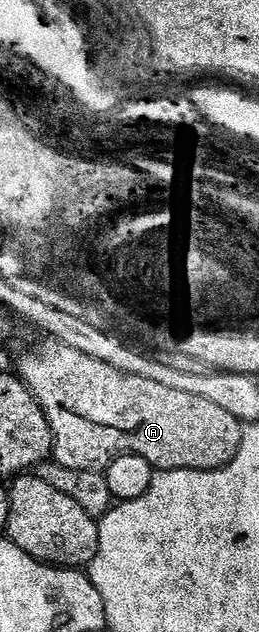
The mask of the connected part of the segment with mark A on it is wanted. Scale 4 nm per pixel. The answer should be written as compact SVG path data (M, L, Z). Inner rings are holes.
M43 340L43 345L38 345L35 349L30 349L18 361L17 376L21 377L22 382L32 391L34 398L40 403L48 423L52 427L54 436L53 460L60 467L68 467L72 471L92 471L97 469L105 471L112 462L124 453L135 453L148 463L154 466L155 470L164 469L223 469L232 458L238 454L242 446L243 422L238 421L228 411L216 407L216 403L209 399L200 399L200 395L187 395L184 391L172 391L172 387L164 387L160 383L151 383L148 379L140 379L140 375L128 375L124 371L116 371L116 367L108 367L108 363L100 363L100 359L92 359L90 355L83 355L80 351L72 351L72 347L64 347L64 343L59 341Z

